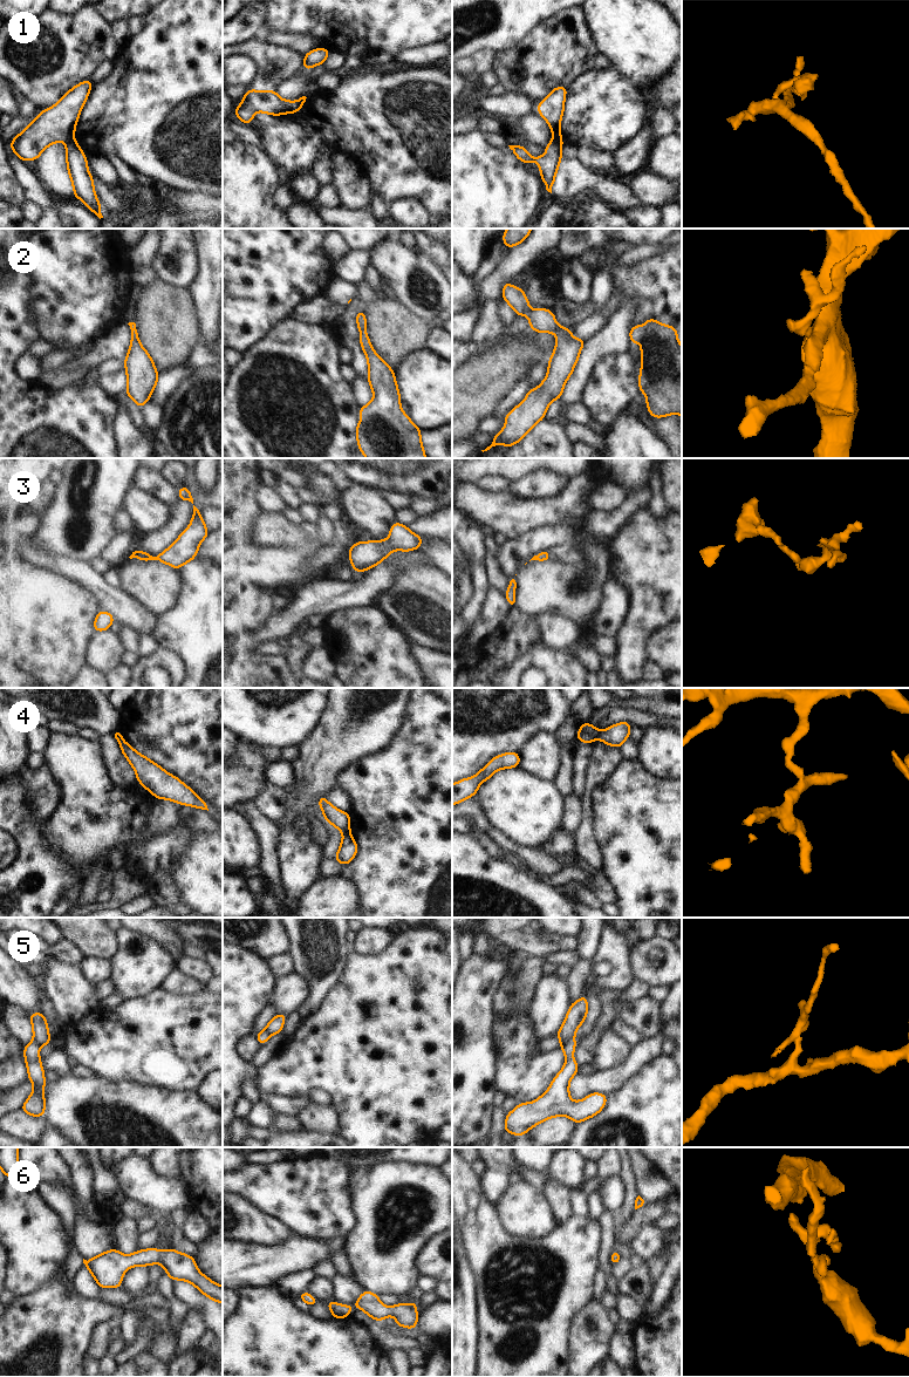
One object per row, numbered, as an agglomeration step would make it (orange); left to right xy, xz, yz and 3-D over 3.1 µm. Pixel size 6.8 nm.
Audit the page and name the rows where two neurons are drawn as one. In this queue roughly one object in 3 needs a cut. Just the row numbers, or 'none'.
1, 4, 5.

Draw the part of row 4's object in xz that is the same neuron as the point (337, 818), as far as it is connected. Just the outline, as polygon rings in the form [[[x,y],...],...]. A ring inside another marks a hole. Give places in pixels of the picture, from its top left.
[[[324,796],[319,797],[319,806],[326,822],[339,829],[343,836],[350,834],[350,813],[346,813],[333,806]]]

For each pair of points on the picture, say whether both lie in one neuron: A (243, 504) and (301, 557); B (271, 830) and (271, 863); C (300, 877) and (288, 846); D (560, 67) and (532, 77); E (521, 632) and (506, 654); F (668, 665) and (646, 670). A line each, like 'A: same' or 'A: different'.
A: different
B: same
C: same
D: same
E: same
F: different

